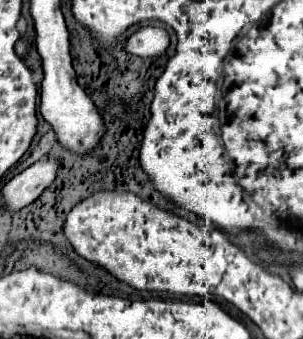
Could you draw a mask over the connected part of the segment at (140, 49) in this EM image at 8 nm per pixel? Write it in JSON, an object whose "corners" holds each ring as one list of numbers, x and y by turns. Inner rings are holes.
{"corners":[[143,26,127,40,125,50,141,58,155,58,155,56,165,54,167,46,169,46,169,36,163,28]]}

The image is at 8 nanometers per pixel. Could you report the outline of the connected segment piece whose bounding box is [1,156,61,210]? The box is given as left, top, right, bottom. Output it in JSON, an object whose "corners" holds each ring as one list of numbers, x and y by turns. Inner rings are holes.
{"corners":[[45,156,39,162,25,168,15,178,11,178,1,190,5,206,9,210,21,210,23,206,35,202,41,196,41,192,55,180,59,166,59,158]]}

